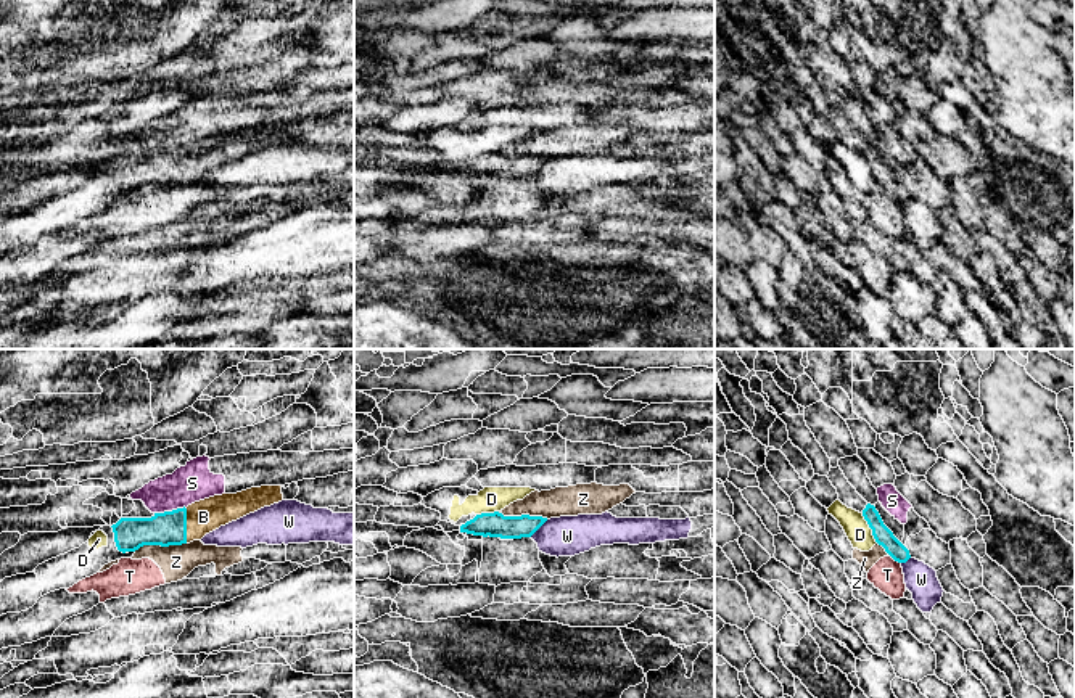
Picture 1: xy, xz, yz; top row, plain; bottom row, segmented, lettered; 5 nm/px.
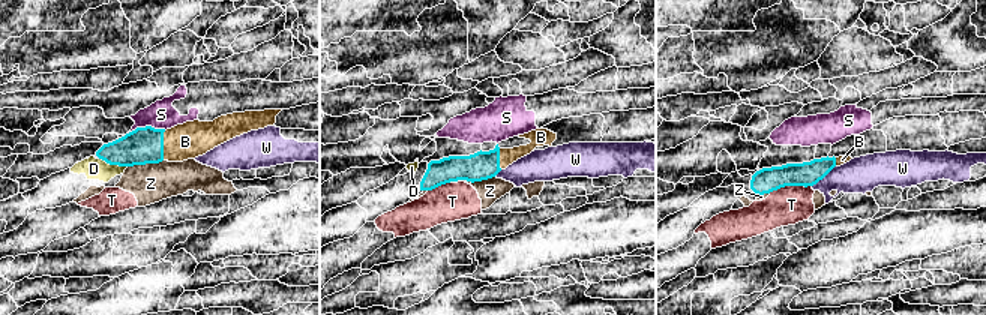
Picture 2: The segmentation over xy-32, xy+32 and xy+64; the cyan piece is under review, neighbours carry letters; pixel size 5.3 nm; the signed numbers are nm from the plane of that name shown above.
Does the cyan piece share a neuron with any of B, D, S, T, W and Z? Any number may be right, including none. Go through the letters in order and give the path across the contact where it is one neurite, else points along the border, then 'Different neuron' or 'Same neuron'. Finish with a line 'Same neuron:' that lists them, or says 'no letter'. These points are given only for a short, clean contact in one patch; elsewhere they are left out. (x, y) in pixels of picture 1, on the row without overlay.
B: Path across: xy (169, 168), (185, 166), (203, 156). Same neuron
D: Different neuron
S: Boundary: xy (185, 147), (155, 153). Different neuron
T: Boundary: yz (890, 195), (900, 203). Different neuron
W: Boundary: xz (547, 160), (530, 176). Different neuron
Z: Boundary: xy (185, 182), (140, 185), (134, 190). Different neuron
Same neuron: B

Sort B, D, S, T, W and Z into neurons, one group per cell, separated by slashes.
B / D / S / T Z / W

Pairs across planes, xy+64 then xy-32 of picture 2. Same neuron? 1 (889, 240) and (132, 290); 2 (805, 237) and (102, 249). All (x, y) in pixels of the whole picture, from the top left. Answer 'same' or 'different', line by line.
1: different
2: different

